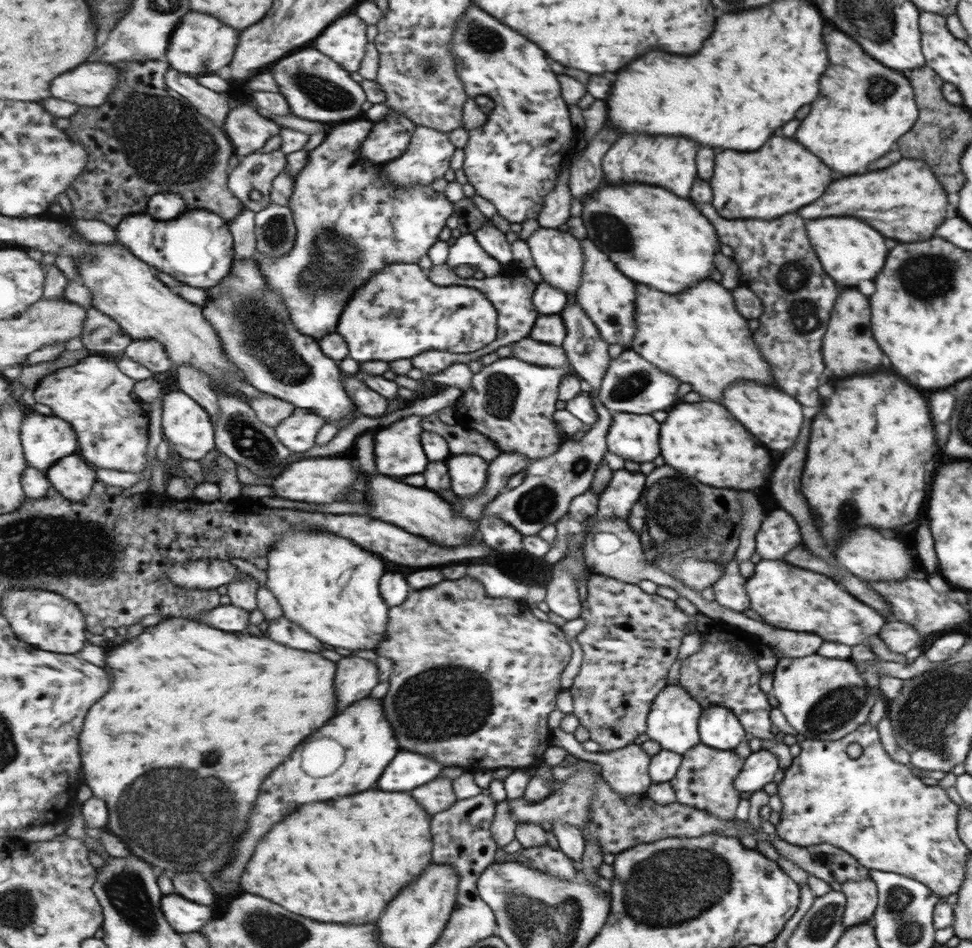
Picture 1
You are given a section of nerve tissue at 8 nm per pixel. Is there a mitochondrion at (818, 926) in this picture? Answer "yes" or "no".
yes

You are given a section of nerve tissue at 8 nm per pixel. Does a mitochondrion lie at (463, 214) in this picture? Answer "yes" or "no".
no

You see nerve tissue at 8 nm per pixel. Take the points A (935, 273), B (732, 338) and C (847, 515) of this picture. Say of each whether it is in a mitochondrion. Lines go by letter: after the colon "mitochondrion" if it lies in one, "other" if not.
A: mitochondrion
B: other
C: mitochondrion

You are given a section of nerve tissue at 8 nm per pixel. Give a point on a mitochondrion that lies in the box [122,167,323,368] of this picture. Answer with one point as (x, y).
(276, 231)

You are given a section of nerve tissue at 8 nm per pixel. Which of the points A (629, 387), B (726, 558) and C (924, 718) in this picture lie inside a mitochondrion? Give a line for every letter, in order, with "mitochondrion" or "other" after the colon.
A: mitochondrion
B: other
C: mitochondrion

